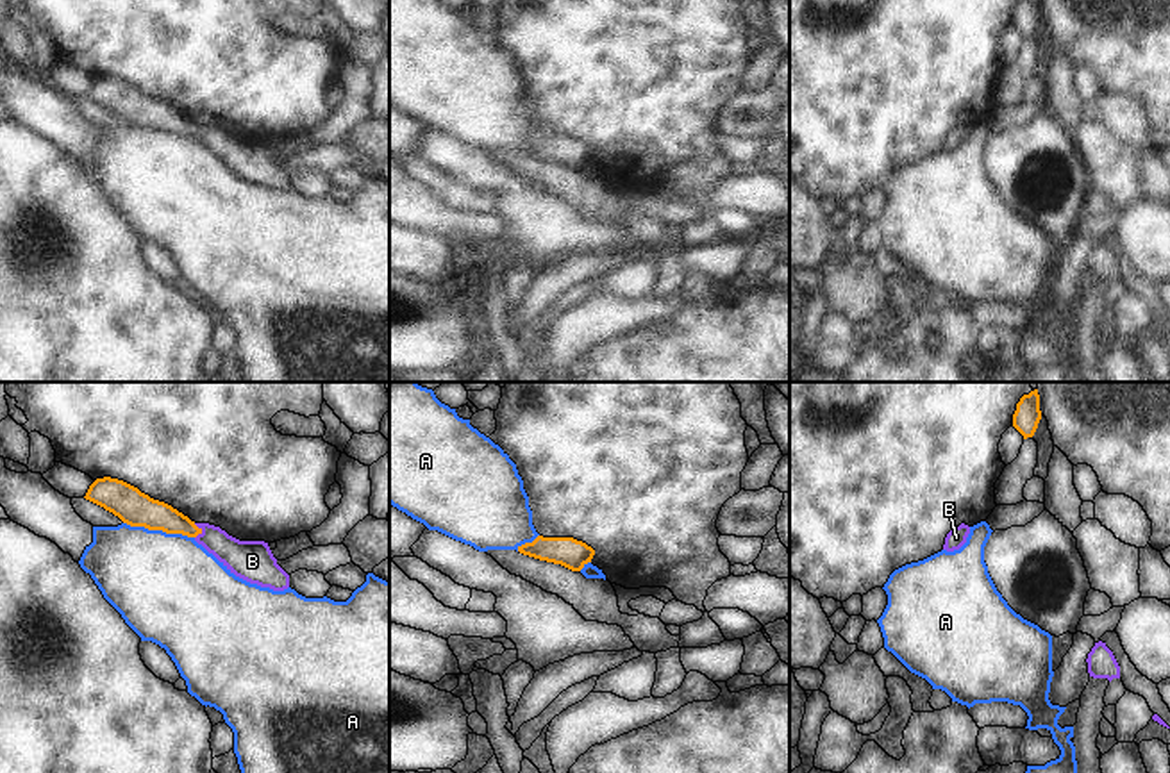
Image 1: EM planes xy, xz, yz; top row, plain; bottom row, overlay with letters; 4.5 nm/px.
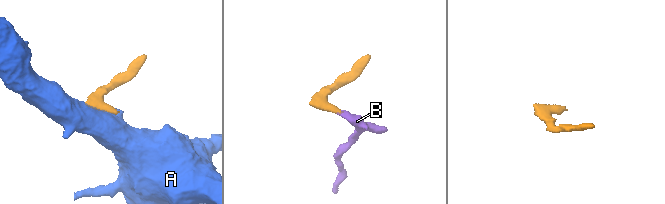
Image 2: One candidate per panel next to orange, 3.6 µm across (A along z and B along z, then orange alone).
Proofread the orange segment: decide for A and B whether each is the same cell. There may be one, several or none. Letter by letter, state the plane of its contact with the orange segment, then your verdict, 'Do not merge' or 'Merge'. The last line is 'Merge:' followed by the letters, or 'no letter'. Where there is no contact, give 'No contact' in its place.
A: Touches orange in xy. Do not merge
B: Touches orange in xy. Merge
Merge: B

